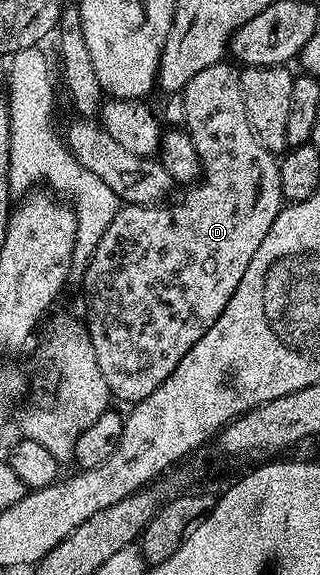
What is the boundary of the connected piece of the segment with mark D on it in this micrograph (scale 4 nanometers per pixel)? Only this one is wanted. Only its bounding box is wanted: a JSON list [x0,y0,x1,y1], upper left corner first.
[81,62,285,406]

